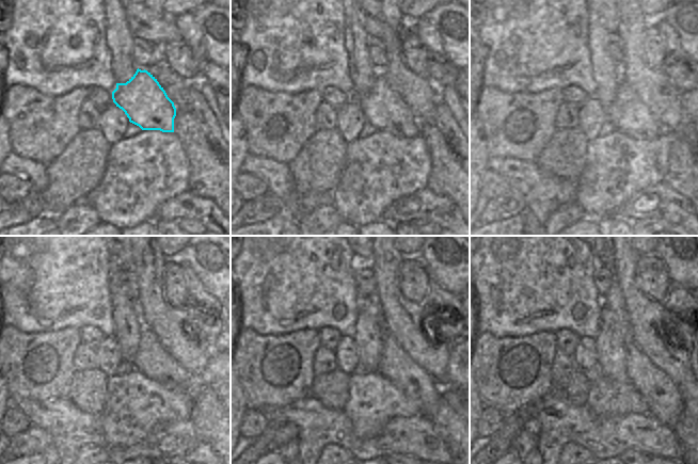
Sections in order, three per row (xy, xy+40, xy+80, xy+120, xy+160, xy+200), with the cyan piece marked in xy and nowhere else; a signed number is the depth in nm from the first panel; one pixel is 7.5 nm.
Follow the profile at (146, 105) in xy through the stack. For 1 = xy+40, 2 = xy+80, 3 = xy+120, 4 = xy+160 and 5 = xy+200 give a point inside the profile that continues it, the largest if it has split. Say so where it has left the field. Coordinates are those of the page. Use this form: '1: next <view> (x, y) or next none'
1: next xy+40 (382, 107)
2: next xy+80 (630, 115)
3: next xy+120 (152, 360)
4: next xy+160 (395, 365)
5: next xy+200 (665, 402)

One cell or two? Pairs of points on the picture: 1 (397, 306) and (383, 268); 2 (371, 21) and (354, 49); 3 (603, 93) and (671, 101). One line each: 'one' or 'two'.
1: one
2: two
3: two

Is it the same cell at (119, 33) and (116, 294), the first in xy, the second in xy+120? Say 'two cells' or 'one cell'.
one cell

